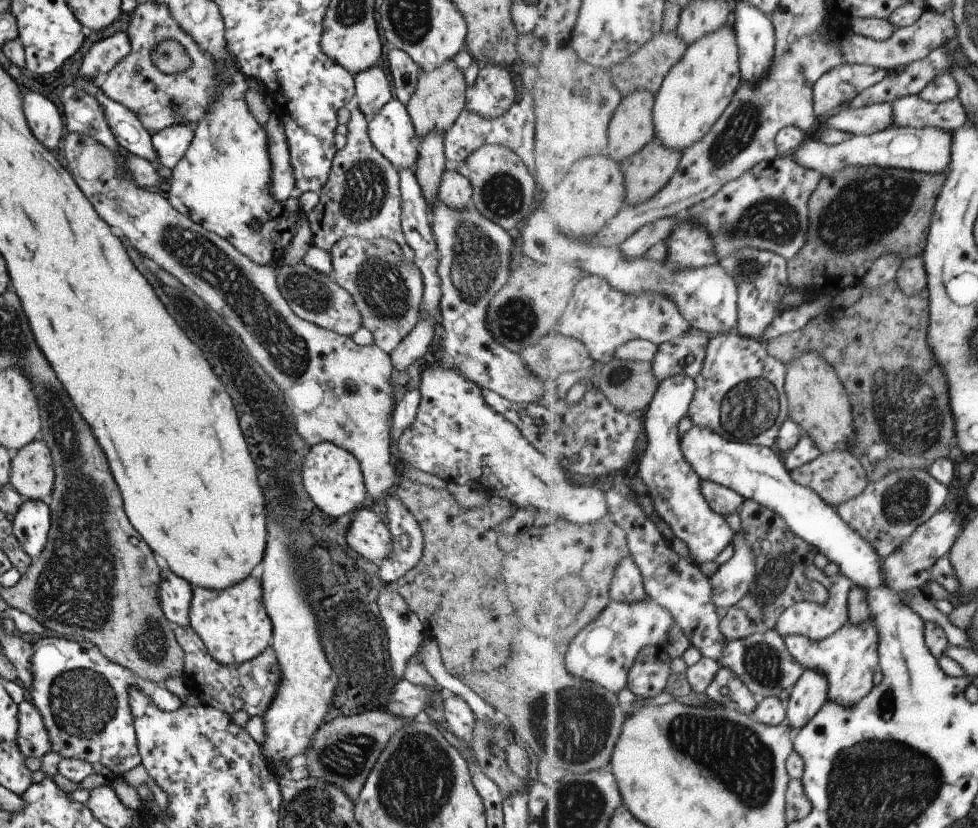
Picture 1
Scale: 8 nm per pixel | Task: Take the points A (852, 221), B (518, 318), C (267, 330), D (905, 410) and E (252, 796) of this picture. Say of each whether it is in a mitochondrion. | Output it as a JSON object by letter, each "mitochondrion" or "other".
{"A":"mitochondrion","B":"mitochondrion","C":"mitochondrion","D":"mitochondrion","E":"other"}

